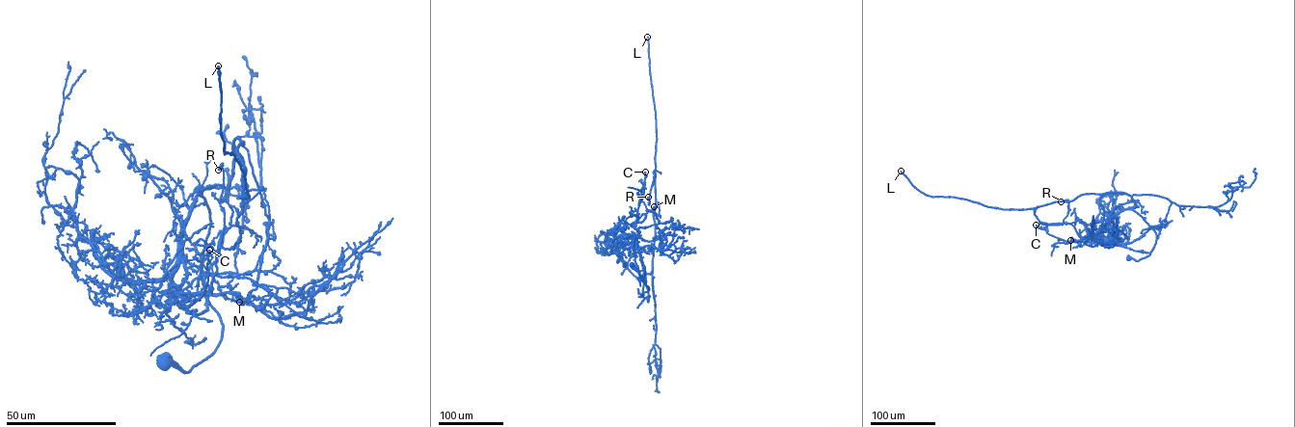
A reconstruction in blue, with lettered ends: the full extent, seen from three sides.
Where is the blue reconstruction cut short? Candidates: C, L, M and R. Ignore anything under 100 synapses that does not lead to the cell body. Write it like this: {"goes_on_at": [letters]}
{"goes_on_at": ["L"]}

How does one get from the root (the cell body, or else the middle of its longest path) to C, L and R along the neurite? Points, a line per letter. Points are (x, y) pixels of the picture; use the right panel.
C: (1129, 257), (1148, 255), (1156, 239), (1154, 230), (1132, 209), (1119, 211), (1092, 236), (1073, 241), (1036, 225)
L: (1129, 257), (1148, 255), (1156, 234), (1126, 194), (1085, 194), (1003, 209), (926, 195), (901, 171)
R: (1129, 257), (1148, 255), (1156, 239), (1130, 196), (1085, 194), (1034, 214), (1062, 224), (1068, 201), (1061, 201)

